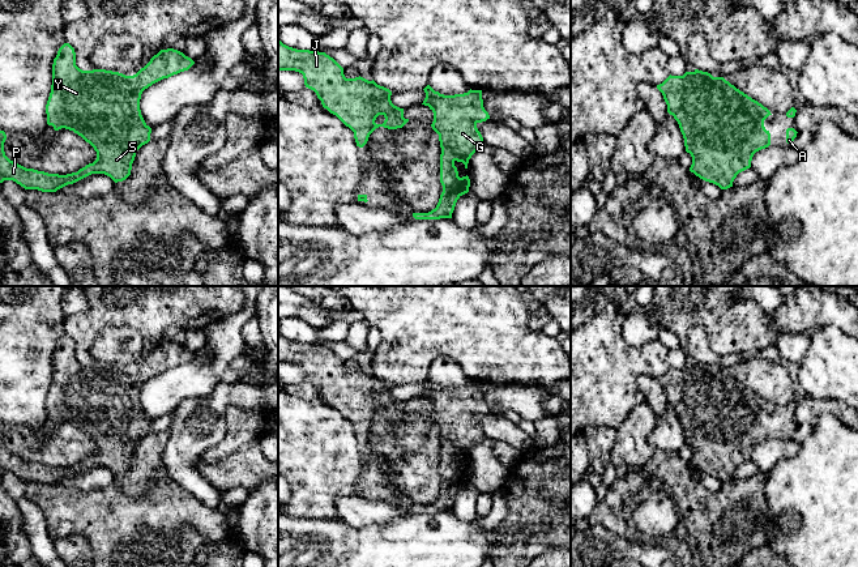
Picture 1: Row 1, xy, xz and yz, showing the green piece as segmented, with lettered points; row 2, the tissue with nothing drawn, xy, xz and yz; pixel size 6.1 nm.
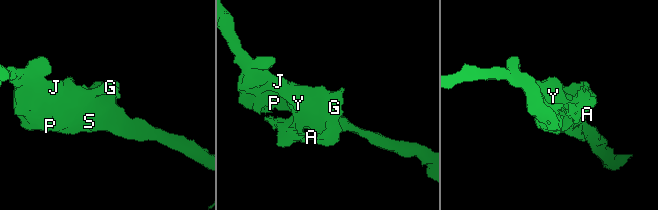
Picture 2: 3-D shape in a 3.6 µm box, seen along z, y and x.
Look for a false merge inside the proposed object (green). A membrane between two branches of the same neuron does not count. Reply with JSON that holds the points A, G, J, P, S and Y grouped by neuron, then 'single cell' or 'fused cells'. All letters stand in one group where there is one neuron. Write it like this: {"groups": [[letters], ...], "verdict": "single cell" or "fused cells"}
{"groups": [["A", "G", "J", "P", "S", "Y"]], "verdict": "single cell"}

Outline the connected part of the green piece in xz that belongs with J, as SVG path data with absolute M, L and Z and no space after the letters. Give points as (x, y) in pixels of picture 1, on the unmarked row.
M278 332L278 363L302 366L306 380L313 383L323 400L354 425L359 440L376 421L397 422L409 414L404 410L404 401L392 396L389 381L360 368L346 371L343 361L325 345L296 342Z

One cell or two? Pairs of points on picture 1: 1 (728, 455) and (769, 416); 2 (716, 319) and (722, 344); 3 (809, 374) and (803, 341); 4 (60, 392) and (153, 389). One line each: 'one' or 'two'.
1: one
2: one
3: two
4: two

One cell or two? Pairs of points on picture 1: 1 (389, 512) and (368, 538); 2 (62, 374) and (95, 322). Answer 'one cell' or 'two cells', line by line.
1: two cells
2: two cells

